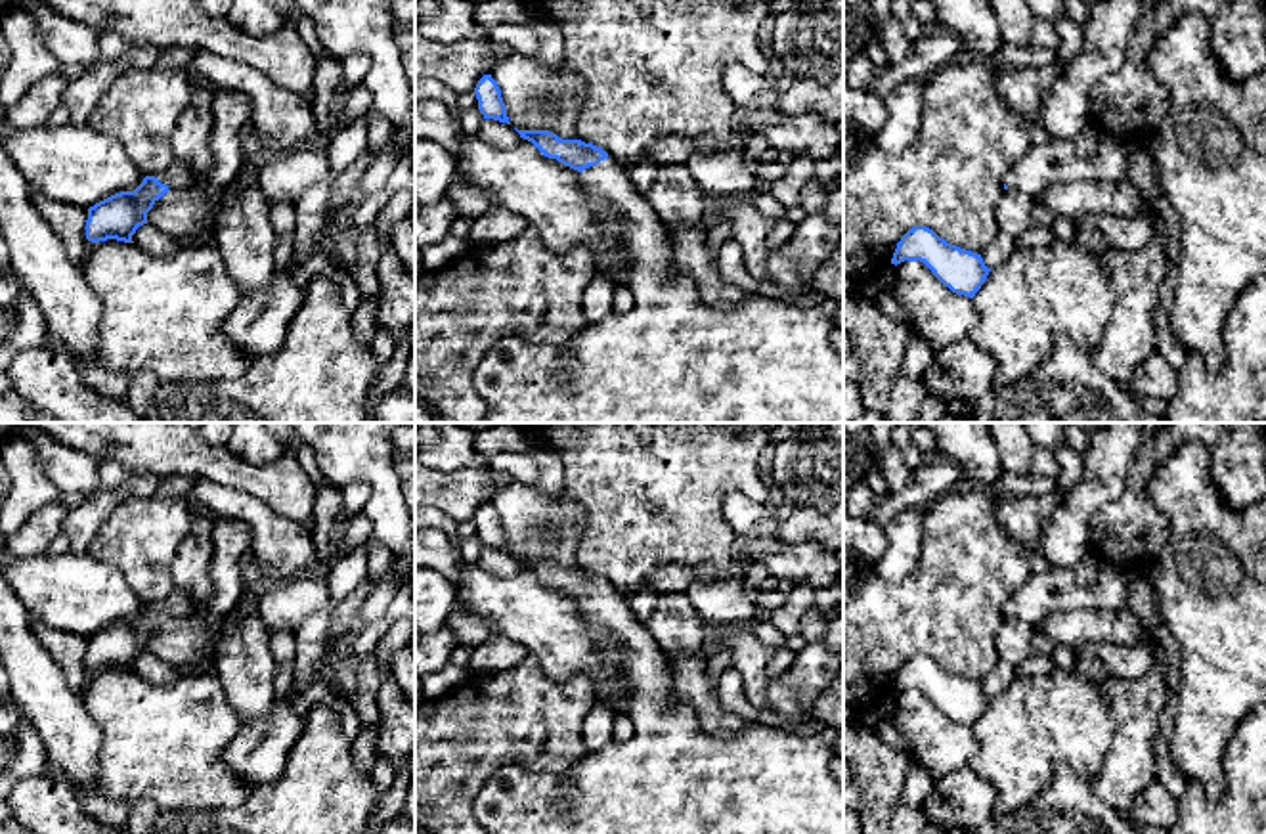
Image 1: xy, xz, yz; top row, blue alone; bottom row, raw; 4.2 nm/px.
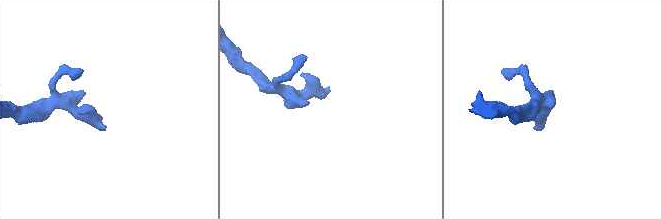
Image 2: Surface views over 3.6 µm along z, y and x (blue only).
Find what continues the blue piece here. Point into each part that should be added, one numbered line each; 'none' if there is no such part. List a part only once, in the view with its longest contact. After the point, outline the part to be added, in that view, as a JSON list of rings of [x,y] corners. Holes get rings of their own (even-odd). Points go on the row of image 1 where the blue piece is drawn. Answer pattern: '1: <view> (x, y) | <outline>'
1: xz (672, 358) | [[[608,157],[597,166],[583,168],[578,176],[599,212],[608,220],[616,220],[622,228],[612,256],[625,287],[633,293],[633,308],[625,314],[612,312],[599,323],[587,325],[562,346],[535,344],[520,337],[509,337],[491,346],[474,371],[474,388],[488,406],[484,423],[843,423],[843,358],[834,350],[830,339],[836,314],[832,300],[824,298],[813,308],[797,308],[782,300],[752,295],[727,310],[709,306],[702,300],[696,283],[675,270],[671,239],[644,193],[631,184],[627,166]]]

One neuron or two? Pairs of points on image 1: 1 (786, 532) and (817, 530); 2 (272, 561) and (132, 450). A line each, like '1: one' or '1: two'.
1: one
2: two

